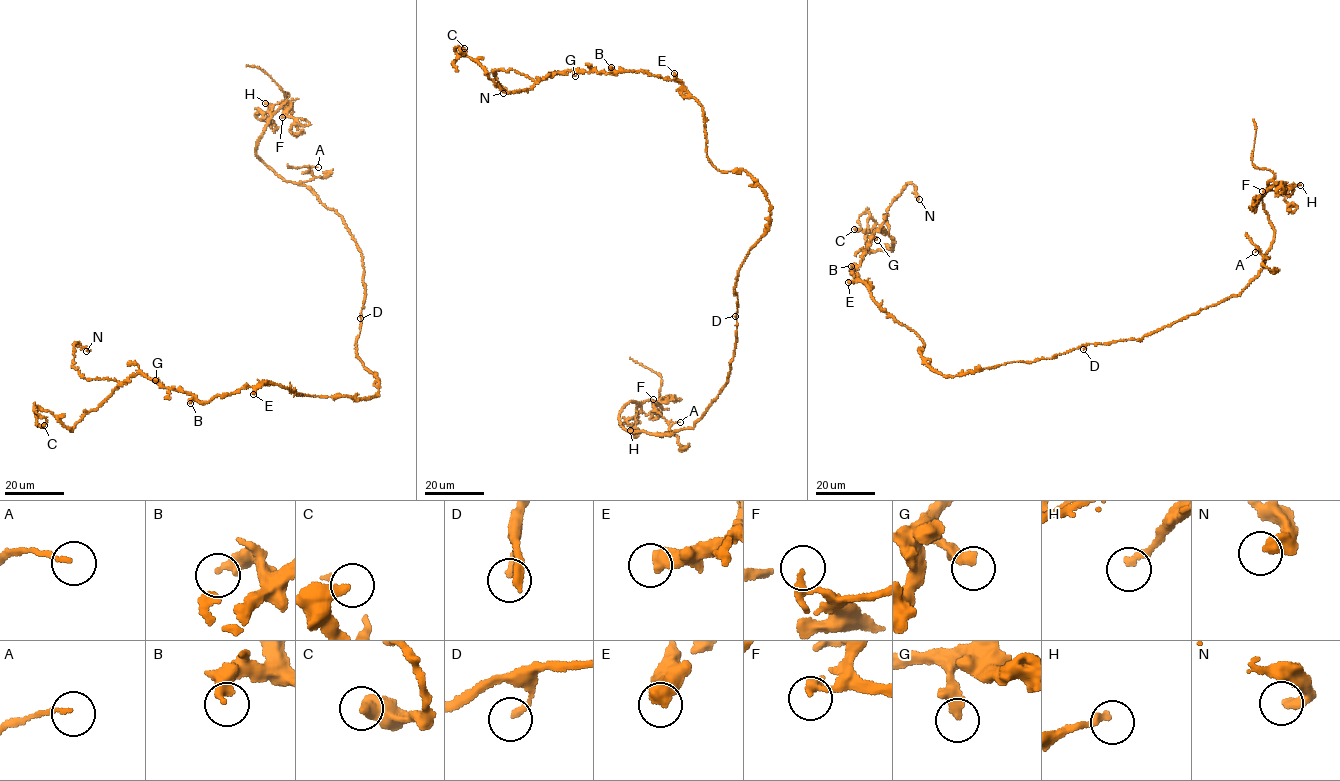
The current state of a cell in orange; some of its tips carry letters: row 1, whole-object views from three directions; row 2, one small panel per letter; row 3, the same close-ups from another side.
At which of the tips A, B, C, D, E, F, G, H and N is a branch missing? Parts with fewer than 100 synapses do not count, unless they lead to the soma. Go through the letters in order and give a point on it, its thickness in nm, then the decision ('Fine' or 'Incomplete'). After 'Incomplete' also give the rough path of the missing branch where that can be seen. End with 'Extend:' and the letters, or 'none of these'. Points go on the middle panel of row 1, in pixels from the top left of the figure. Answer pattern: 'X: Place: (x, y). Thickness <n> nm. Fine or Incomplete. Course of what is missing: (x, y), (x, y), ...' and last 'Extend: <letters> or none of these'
A: Place: (680, 422). Thickness 140 nm. Fine
B: Place: (611, 67). Thickness 340 nm. Fine
C: Place: (464, 48). Thickness 320 nm. Fine
D: Place: (735, 316). Thickness 200 nm. Fine
E: Place: (674, 73). Thickness 500 nm. Fine
F: Place: (653, 399). Thickness 140 nm. Fine
G: Place: (575, 76). Thickness 420 nm. Fine
H: Place: (630, 430). Thickness 220 nm. Fine
N: Place: (503, 93). Thickness 360 nm. Fine
Extend: none of these

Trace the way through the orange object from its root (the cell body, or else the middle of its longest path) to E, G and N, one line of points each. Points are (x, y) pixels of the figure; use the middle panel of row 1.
E: (757, 241), (770, 217), (766, 195), (744, 170), (721, 172), (710, 161), (704, 111), (675, 80), (674, 73)
G: (757, 241), (766, 195), (744, 170), (710, 161), (704, 111), (680, 83), (632, 70), (575, 76)
N: (757, 241), (766, 195), (710, 161), (704, 111), (680, 83), (496, 69), (503, 93)

